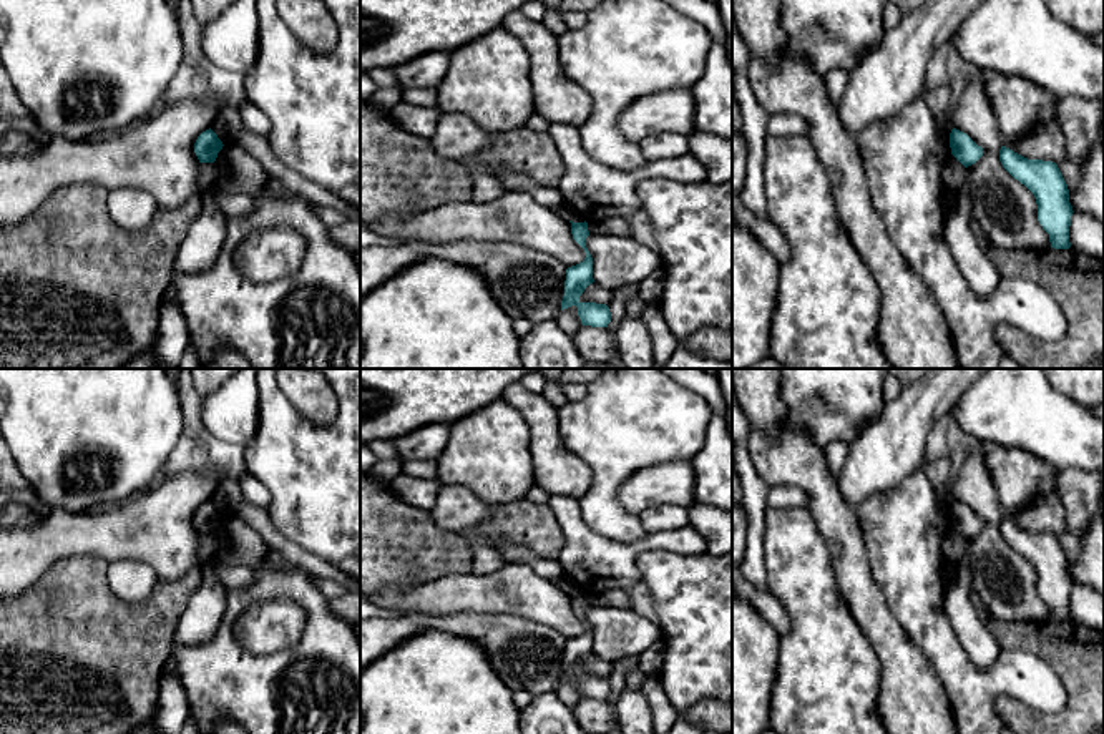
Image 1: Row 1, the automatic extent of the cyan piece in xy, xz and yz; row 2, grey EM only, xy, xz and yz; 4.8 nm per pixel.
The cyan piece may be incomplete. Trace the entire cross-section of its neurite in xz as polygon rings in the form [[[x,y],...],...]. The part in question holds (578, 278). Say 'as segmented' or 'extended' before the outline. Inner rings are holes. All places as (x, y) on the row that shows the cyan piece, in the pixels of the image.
as segmented | [[[571,223],[573,239],[584,249],[586,257],[583,262],[566,269],[564,296],[561,301],[561,311],[571,306],[578,307],[578,316],[583,325],[608,327],[611,322],[611,312],[606,304],[581,302],[579,296],[584,289],[594,282],[593,279],[593,257],[586,247],[586,237],[589,236],[588,223]]]

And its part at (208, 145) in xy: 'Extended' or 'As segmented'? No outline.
As segmented

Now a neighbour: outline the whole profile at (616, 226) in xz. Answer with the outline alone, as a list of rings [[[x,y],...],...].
[[[621,216],[603,219],[603,221],[591,221],[588,223],[589,234],[596,236],[629,236],[628,221]]]

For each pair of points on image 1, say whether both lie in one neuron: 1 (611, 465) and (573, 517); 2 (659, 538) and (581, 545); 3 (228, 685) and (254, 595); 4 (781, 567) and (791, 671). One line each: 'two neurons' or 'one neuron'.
1: two neurons
2: one neuron
3: one neuron
4: one neuron

